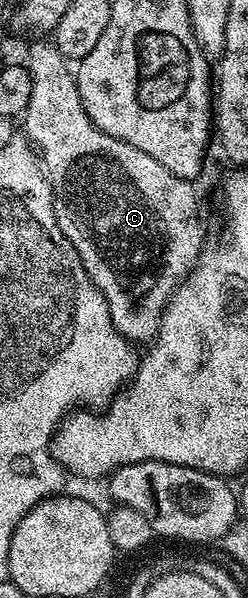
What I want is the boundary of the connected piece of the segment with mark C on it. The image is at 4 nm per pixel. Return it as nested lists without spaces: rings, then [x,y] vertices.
[[[54,42],[33,44],[31,52],[28,53],[27,59],[25,58],[25,66],[31,75],[32,92],[29,93],[29,105],[21,116],[21,131],[27,142],[35,148],[47,180],[51,182],[53,213],[57,217],[57,225],[67,239],[67,243],[73,245],[73,249],[77,251],[77,257],[81,259],[85,273],[91,278],[91,284],[105,297],[117,333],[132,344],[138,345],[143,342],[146,344],[155,338],[161,325],[163,311],[166,309],[168,301],[171,300],[171,294],[185,282],[205,246],[203,223],[199,220],[199,195],[195,192],[196,184],[192,180],[182,179],[169,173],[169,169],[165,169],[165,165],[153,161],[153,157],[149,157],[149,153],[141,153],[141,149],[133,149],[133,145],[129,145],[125,141],[117,141],[117,137],[109,137],[109,133],[101,133],[101,129],[97,129],[97,125],[93,125],[93,121],[89,121],[89,113],[85,113],[85,105],[79,96],[76,72],[72,68],[71,71],[67,68],[70,67],[68,60],[64,59],[63,55],[55,48]]]

